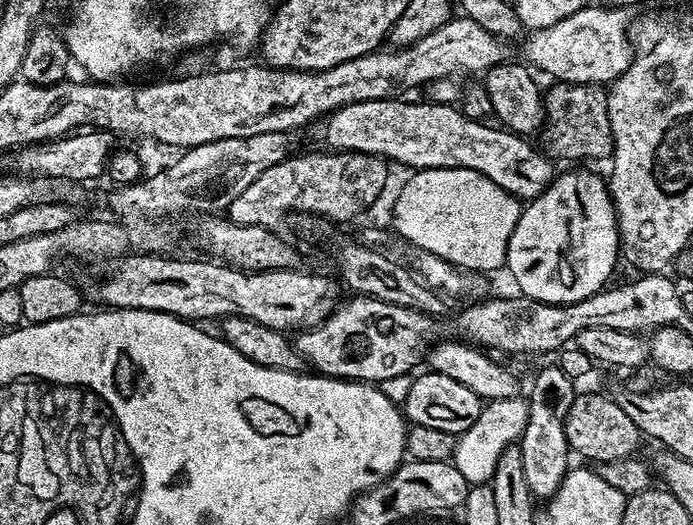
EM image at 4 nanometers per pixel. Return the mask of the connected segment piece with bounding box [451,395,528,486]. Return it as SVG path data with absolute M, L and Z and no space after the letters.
M519 395L502 400L489 400L481 407L478 422L474 422L474 426L456 436L456 448L452 452L451 463L456 465L469 486L484 486L491 481L498 458L502 458L504 451L519 441L526 430L527 421L528 401Z

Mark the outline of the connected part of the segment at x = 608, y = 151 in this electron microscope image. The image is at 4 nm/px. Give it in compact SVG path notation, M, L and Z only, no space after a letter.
M556 82L553 88L543 93L544 125L542 148L549 157L560 160L604 160L612 154L612 131L610 130L610 110L607 91L599 84L565 84Z

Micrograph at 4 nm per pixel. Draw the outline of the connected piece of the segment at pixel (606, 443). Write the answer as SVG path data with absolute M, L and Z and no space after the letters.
M581 391L574 398L574 406L570 406L570 414L566 414L564 423L566 442L573 453L576 452L596 464L609 464L620 458L626 458L637 451L642 434L634 422L630 422L626 410L616 404L611 395L599 396L596 392Z

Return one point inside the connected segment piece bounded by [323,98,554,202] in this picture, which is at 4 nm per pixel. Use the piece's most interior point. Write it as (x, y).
(430, 135)

